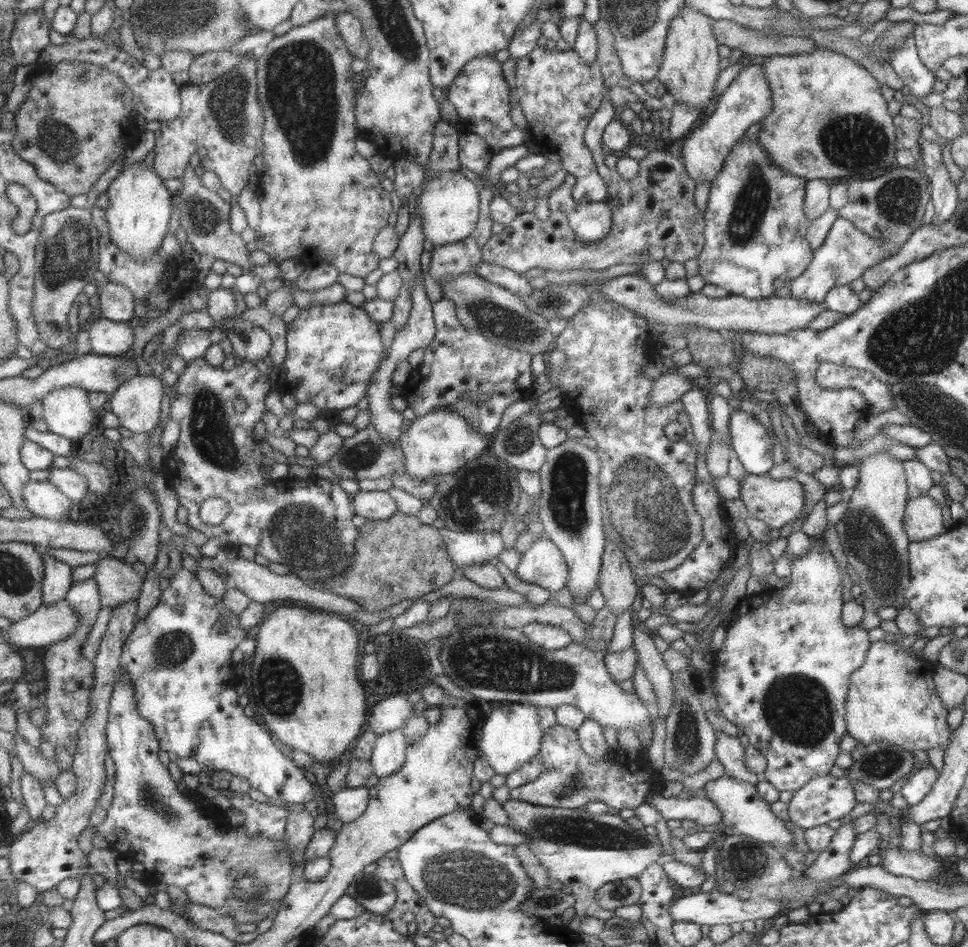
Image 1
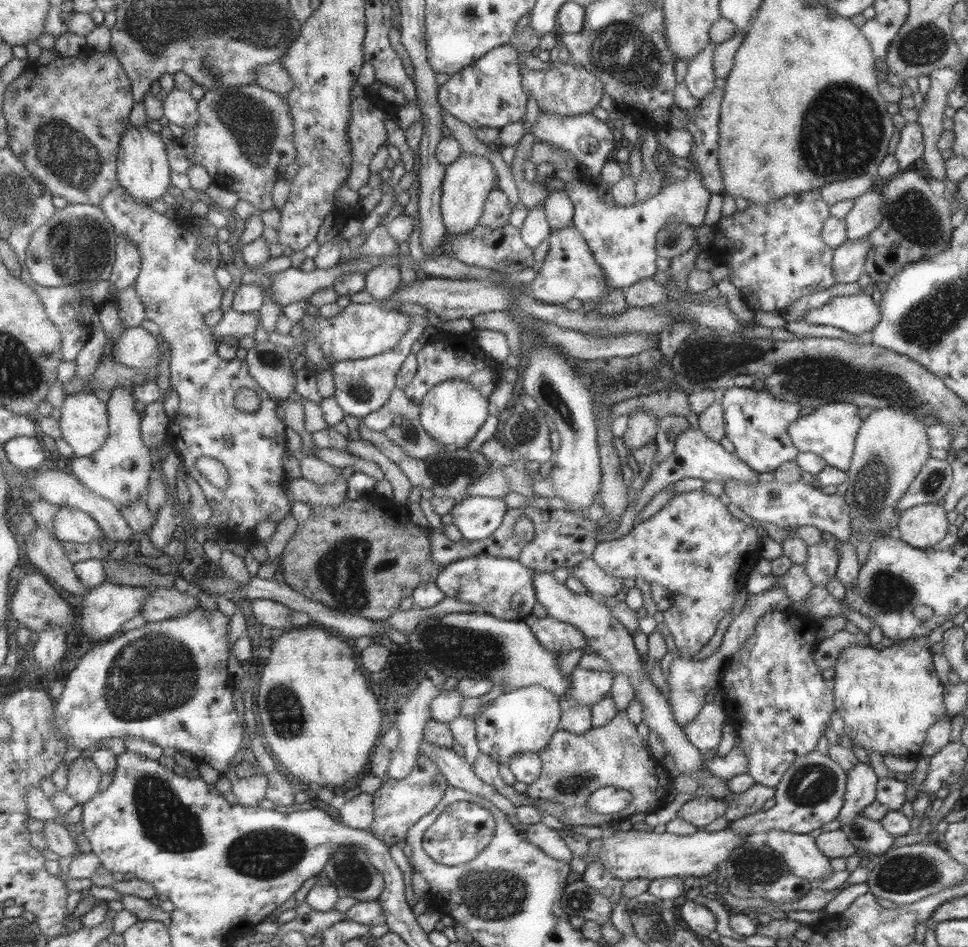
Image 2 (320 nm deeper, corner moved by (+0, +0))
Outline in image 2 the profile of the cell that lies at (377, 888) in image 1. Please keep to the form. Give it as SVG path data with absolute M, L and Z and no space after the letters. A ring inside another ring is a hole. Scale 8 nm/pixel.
M355 846L333 852L322 870L339 897L350 896L361 901L377 900L384 887L382 874L369 864L365 852Z

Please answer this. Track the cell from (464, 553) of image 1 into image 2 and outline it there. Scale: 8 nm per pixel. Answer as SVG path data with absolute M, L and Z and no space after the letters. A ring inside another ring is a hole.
M469 496L451 508L451 531L468 541L488 537L500 525L507 508L502 498Z

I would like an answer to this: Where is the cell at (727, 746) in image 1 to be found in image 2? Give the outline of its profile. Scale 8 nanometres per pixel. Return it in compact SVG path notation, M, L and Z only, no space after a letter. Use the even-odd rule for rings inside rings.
M715 691L713 702L703 704L693 722L683 726L683 735L699 752L715 750L721 740L722 727L727 720L722 692Z

